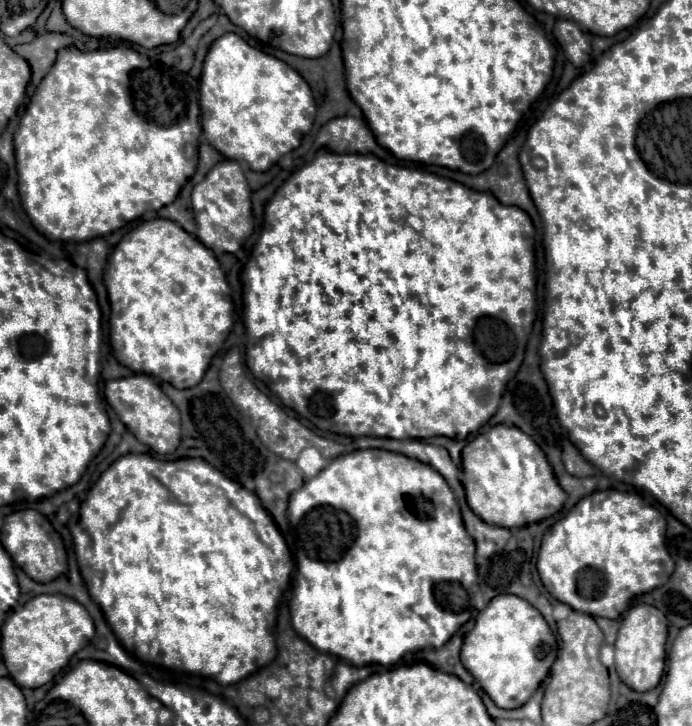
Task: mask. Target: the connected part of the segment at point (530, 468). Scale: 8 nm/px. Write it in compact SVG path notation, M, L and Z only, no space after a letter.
M498 424L476 436L462 450L462 468L468 506L488 524L520 528L554 516L566 502L566 492L560 488L546 454L516 426Z

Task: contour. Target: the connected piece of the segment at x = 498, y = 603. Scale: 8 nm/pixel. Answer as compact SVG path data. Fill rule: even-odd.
M500 594L492 598L490 604L478 614L474 628L464 638L460 658L464 668L474 676L474 680L482 686L482 690L492 698L492 702L498 708L520 708L522 704L528 702L528 698L536 692L540 682L548 676L550 666L556 660L556 650L558 650L556 636L552 634L542 614L520 596Z

